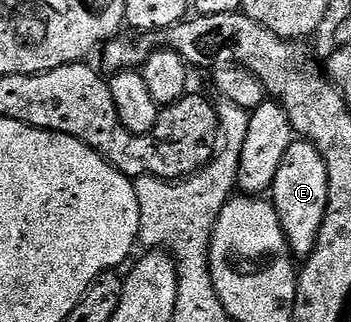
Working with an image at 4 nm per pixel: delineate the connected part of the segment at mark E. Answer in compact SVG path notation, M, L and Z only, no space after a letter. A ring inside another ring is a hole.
M294 141L290 149L286 149L286 157L282 157L278 177L274 177L272 182L270 202L282 221L282 229L286 233L288 248L292 250L293 256L300 261L308 259L318 245L318 233L322 229L328 204L326 161L322 161L322 153L318 153L315 145Z

